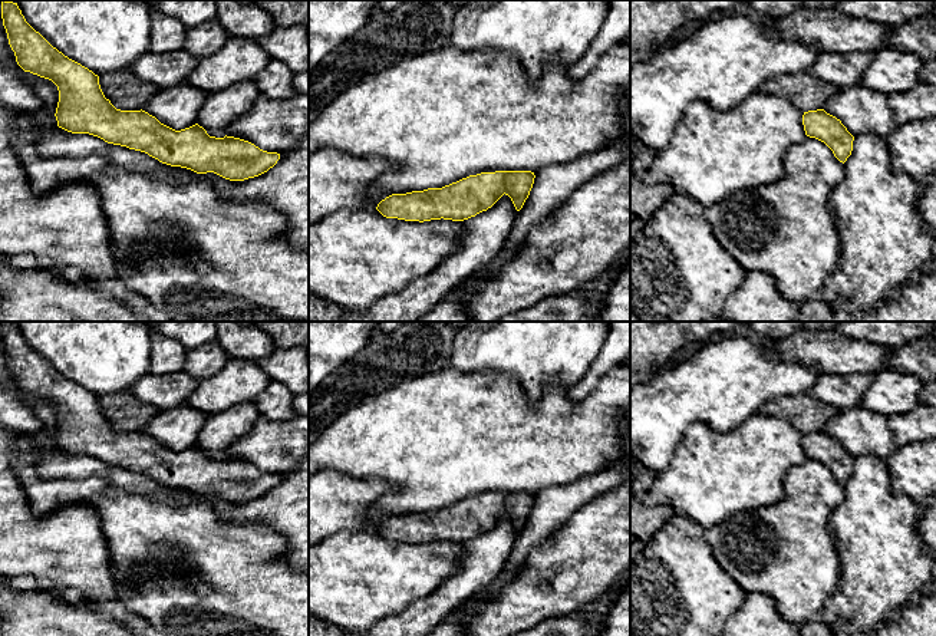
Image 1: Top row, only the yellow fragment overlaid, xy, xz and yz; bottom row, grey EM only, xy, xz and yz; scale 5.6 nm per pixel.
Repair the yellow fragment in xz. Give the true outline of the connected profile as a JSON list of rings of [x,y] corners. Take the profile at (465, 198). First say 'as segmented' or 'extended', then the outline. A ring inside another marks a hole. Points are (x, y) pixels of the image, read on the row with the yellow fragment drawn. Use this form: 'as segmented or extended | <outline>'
as segmented | [[[495,171],[469,175],[442,188],[392,194],[376,210],[405,221],[464,221],[491,208],[504,194],[520,211],[534,184],[531,171]]]

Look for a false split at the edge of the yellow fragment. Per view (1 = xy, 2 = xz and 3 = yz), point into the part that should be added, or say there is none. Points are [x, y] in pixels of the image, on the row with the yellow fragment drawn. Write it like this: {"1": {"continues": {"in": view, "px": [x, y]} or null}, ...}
{"1": {"continues": null}, "2": {"continues": null}, "3": {"continues": null}}

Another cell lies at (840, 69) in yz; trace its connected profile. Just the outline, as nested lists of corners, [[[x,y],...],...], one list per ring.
[[[873,52],[821,53],[810,73],[838,89],[844,89],[861,83],[864,70],[873,59]]]

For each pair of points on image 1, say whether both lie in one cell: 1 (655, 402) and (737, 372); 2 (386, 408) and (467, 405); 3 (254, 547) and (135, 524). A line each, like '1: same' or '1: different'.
1: same
2: same
3: same

